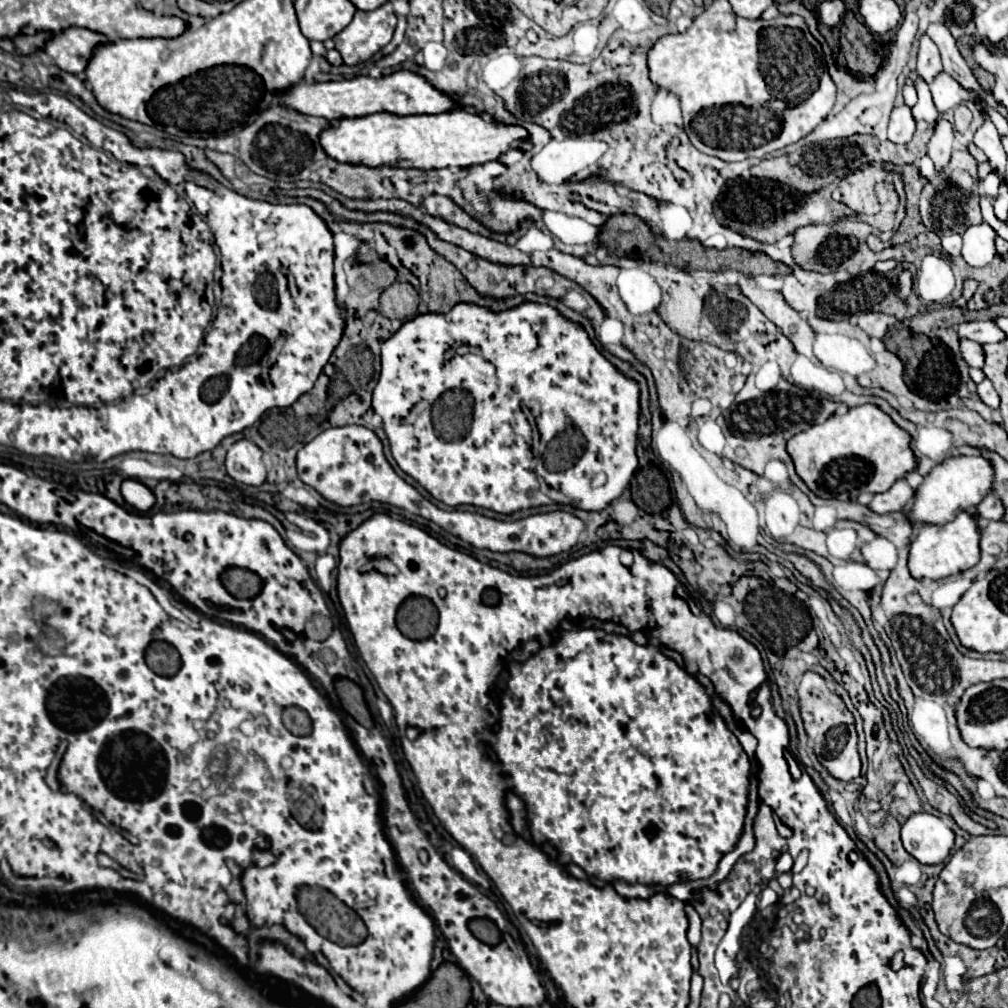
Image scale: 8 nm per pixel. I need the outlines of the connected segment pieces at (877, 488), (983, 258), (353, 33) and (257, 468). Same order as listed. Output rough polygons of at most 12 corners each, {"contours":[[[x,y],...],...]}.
{"contours":[[[877,405],[793,435],[823,499],[883,493],[917,469],[911,437]],[[987,223],[963,233],[963,259],[985,267],[997,255],[997,233]],[[391,3],[357,11],[333,37],[347,65],[367,61],[391,41]],[[249,439],[227,451],[227,473],[245,485],[267,477],[263,451]]]}

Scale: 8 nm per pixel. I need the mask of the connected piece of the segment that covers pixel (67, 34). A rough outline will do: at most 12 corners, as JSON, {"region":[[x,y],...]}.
{"region":[[69,27],[45,43],[45,53],[69,73],[83,73],[95,45],[107,37]]}

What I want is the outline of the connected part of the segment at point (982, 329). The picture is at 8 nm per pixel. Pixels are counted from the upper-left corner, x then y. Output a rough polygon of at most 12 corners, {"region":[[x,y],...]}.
{"region":[[995,321],[961,323],[961,339],[997,343],[1007,335]]}

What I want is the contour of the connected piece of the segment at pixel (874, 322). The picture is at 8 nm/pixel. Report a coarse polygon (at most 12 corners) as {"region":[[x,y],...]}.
{"region":[[863,311],[855,323],[871,337],[885,337],[891,315]]}

